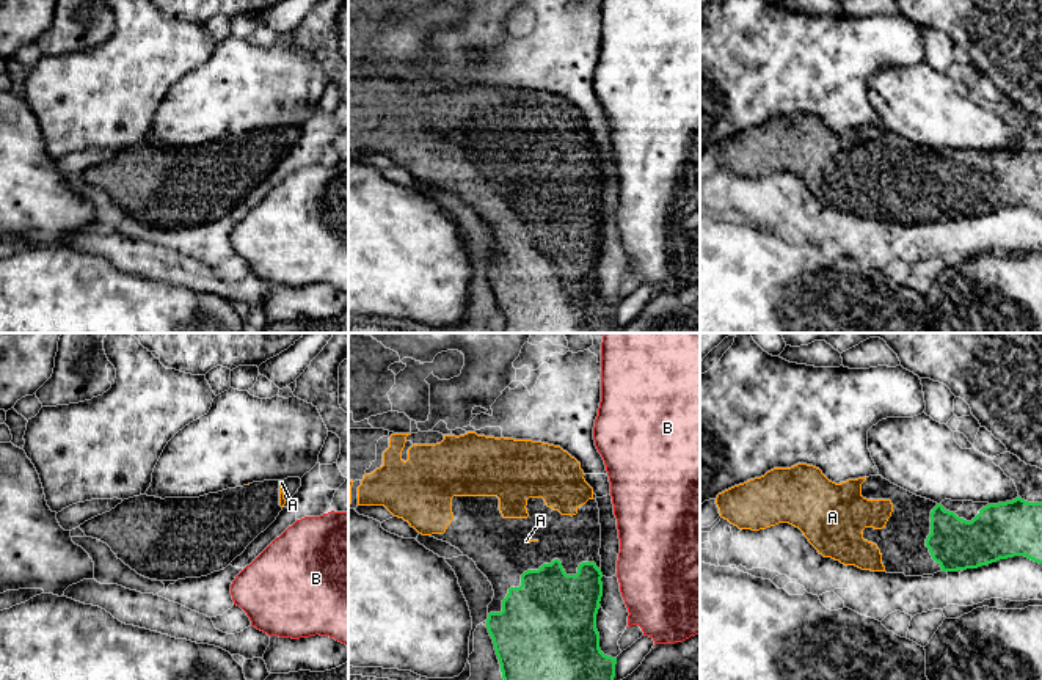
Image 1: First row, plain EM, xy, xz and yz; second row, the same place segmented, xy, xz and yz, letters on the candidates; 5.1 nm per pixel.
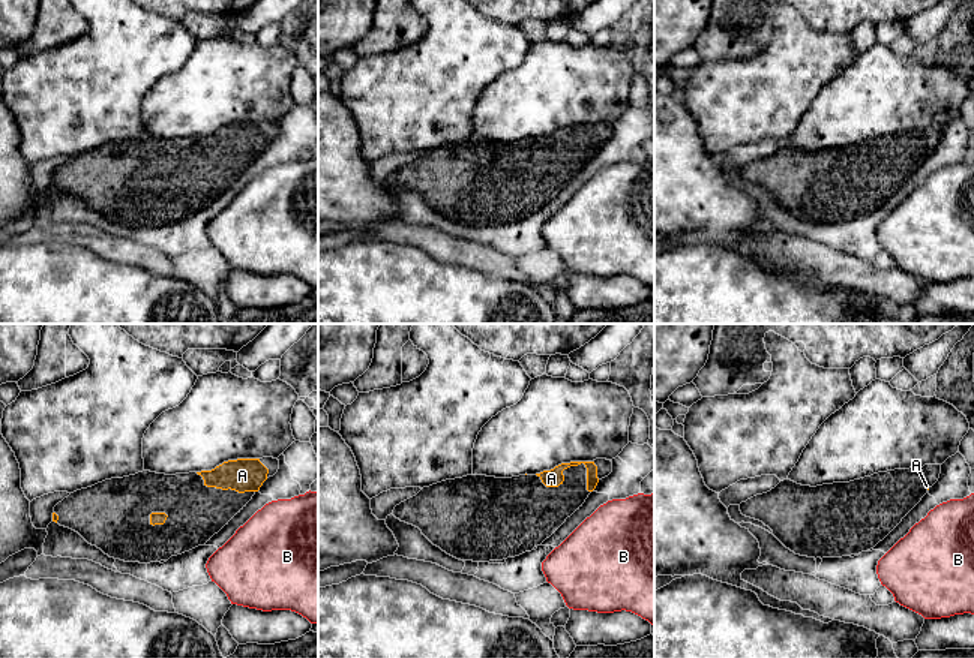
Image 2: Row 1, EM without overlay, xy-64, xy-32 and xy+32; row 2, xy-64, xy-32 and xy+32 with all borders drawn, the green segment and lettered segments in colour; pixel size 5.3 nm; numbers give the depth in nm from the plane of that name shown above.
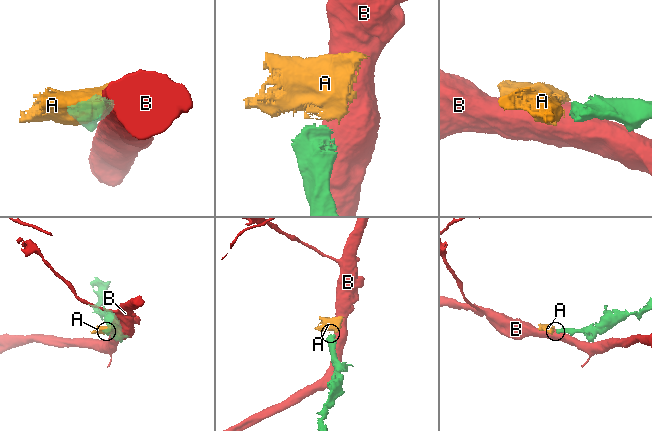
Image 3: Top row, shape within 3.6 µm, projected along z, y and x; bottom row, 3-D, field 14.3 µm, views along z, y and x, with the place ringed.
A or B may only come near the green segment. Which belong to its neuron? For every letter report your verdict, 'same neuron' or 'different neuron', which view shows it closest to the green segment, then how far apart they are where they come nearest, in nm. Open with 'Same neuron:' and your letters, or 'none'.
Same neuron: A
A: same neuron; view xz; gap 120 nm
B: different neuron; view xz; gap 80 nm

